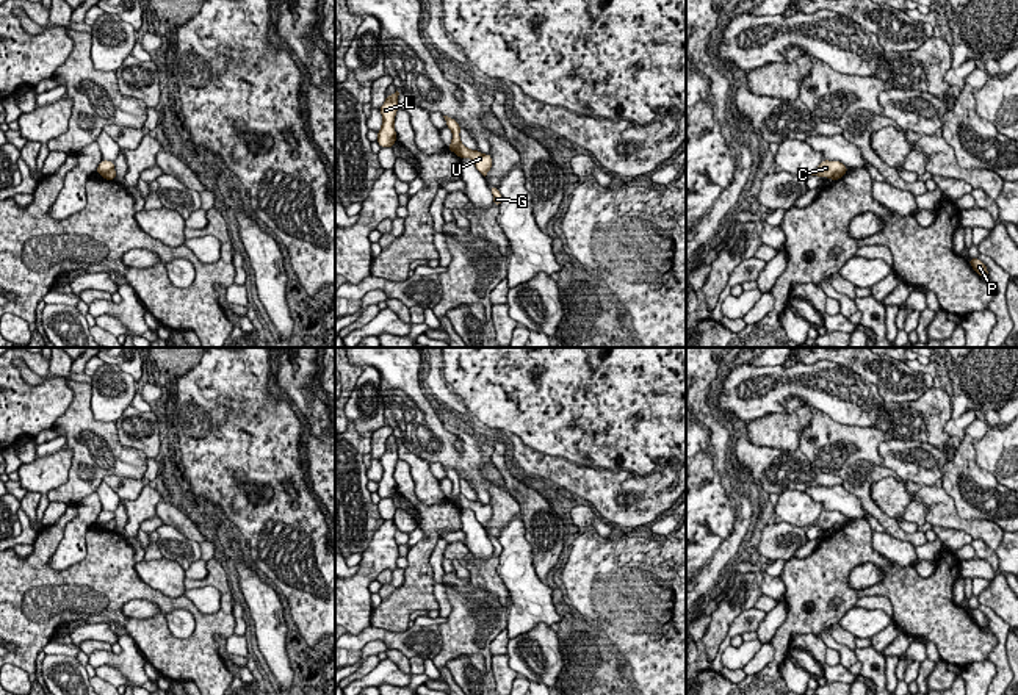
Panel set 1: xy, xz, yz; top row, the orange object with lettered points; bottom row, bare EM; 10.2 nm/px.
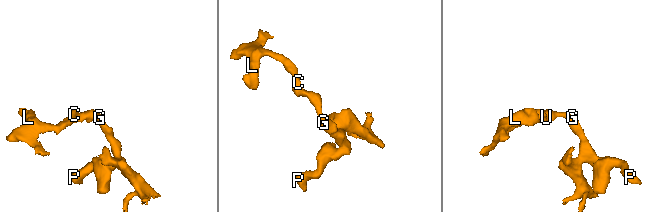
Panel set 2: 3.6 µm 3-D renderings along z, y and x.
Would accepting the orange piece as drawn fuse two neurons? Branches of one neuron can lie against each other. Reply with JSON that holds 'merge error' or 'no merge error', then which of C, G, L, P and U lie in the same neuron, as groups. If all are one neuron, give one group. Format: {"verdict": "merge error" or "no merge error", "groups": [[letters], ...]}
{"verdict": "merge error", "groups": [["C", "L"], ["G", "P", "U"]]}

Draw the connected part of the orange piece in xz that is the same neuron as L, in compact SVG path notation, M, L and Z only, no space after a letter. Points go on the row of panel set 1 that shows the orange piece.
M398 91L393 95L387 95L384 105L379 108L382 114L382 127L377 131L377 144L381 147L393 147L396 142L395 116L399 108L398 95Z

